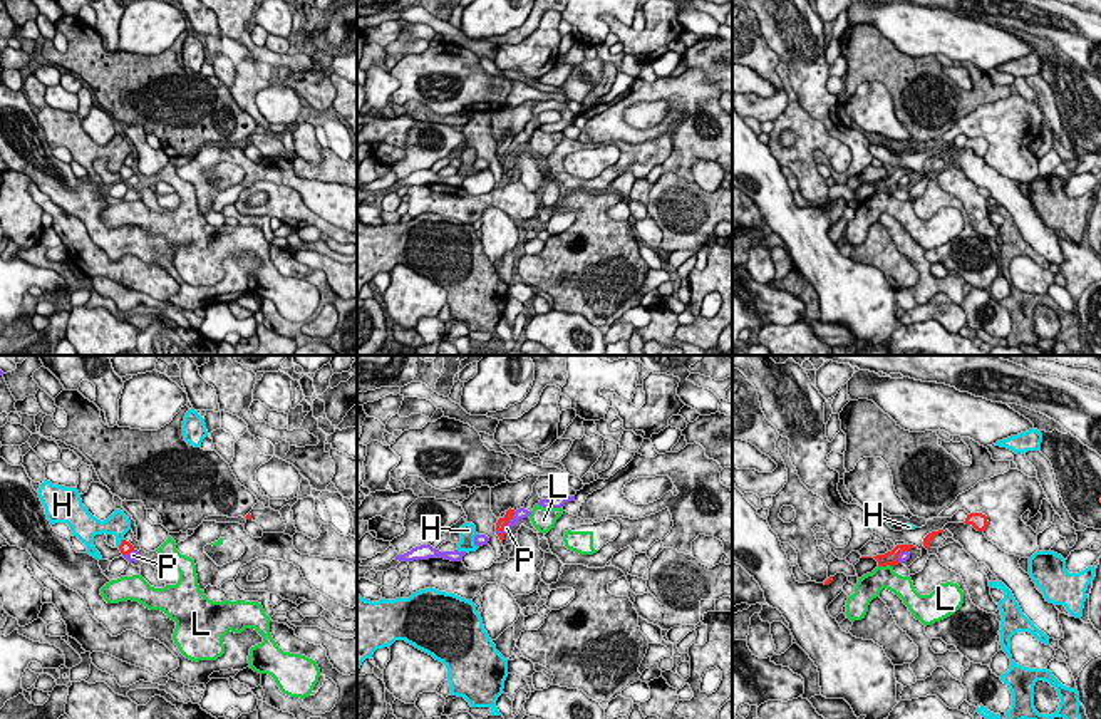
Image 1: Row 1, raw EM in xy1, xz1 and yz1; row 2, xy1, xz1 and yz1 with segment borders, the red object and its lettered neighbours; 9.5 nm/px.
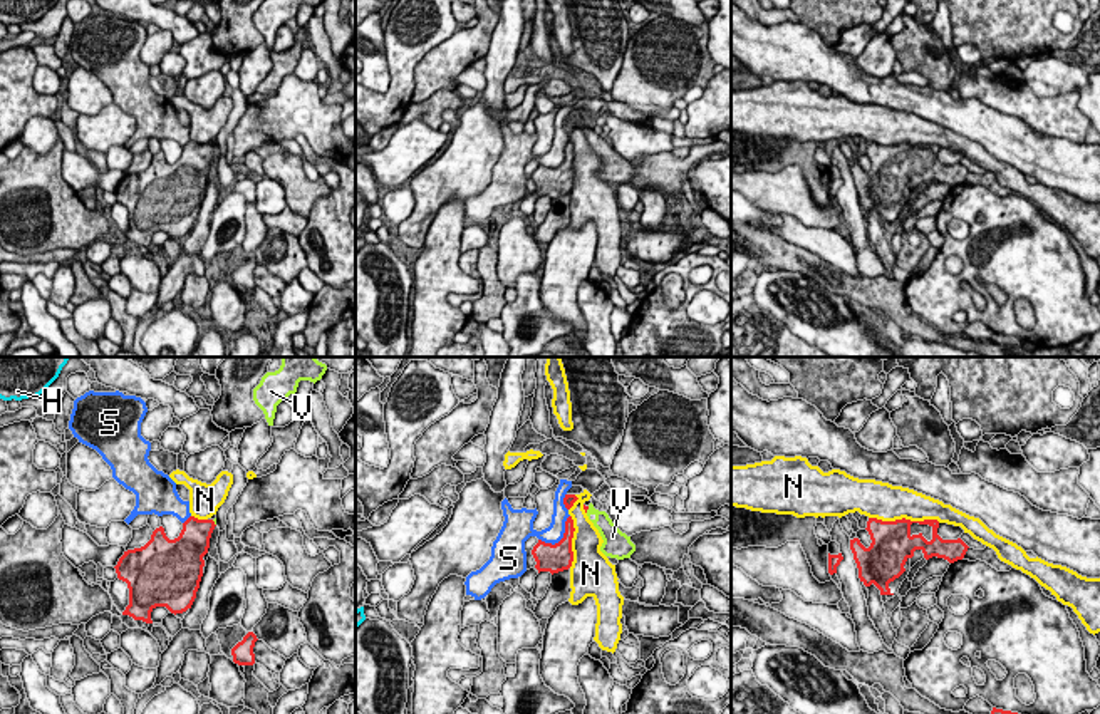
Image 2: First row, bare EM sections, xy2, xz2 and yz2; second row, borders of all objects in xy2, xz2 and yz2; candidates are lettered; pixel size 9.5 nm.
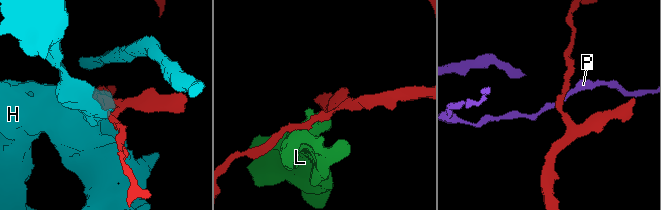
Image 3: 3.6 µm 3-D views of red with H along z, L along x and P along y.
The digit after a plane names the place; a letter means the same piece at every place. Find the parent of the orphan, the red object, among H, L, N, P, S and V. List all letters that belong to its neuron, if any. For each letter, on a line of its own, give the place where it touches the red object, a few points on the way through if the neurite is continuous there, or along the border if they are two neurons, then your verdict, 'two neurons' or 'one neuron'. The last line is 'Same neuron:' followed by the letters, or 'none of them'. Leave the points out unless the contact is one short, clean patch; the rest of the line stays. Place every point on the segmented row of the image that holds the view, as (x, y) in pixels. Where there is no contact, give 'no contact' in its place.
H: contact xy1 (121, 542); two neurons
L: contact yz1 (885, 565); border yz1 (892, 565), (878, 567); two neurons
N: contact yz2 (904, 518); two neurons
P: contact xz1 (508, 522); border xz1 (515, 512), (498, 535); two neurons
S: contact xz2 (562, 538); two neurons
V: contact xz2 (587, 508); way xz2 (586, 508), (587, 508), (602, 522); one neuron
Same neuron: V

